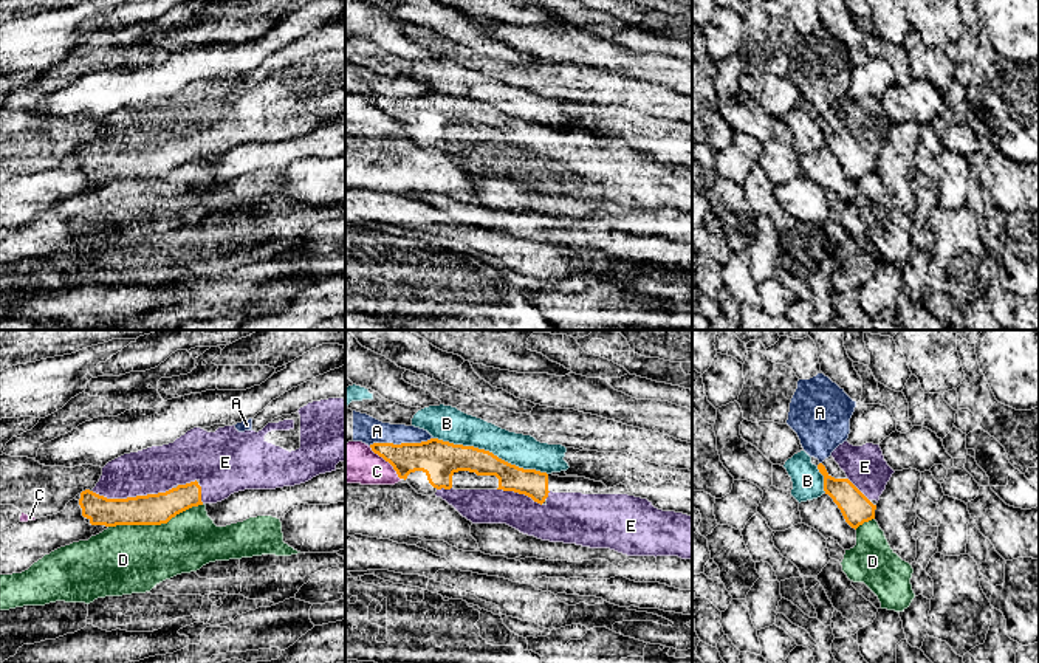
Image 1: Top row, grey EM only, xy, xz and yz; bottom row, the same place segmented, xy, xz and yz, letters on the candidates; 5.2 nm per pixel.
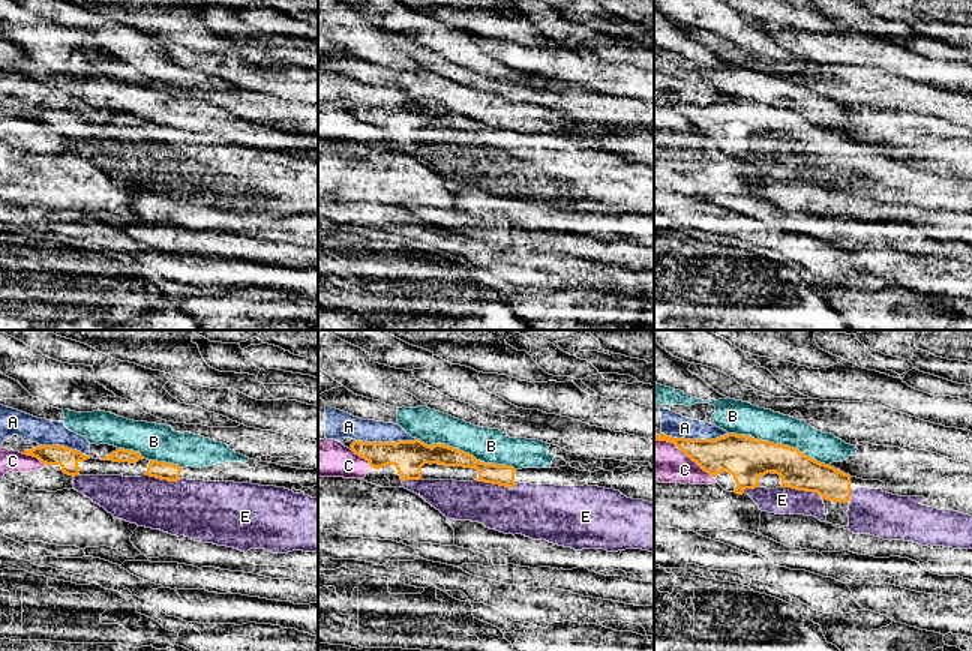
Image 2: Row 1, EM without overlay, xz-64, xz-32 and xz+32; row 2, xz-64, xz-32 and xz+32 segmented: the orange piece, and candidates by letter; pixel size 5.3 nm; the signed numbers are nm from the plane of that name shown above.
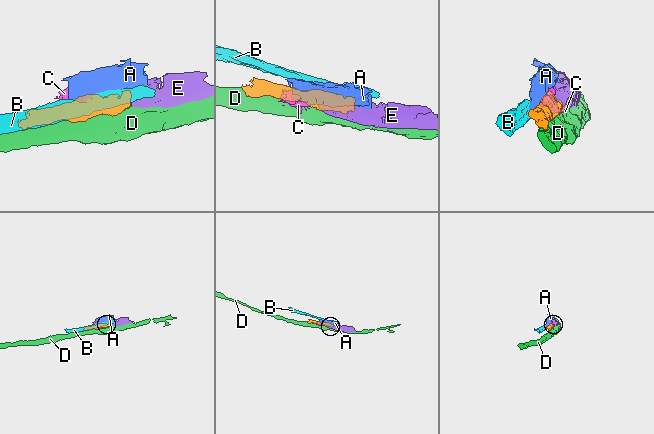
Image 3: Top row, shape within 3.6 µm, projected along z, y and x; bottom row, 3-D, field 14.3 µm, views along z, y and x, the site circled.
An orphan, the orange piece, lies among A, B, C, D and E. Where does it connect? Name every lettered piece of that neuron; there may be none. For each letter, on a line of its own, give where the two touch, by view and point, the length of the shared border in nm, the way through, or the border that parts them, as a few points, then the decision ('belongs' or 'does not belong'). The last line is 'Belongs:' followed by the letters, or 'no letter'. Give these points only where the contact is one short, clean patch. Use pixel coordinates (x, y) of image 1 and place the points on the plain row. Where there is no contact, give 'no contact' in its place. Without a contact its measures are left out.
A: contact xz (401, 96); length 340 nm; does not belong
B: contact xz (491, 106); length 600 nm; does not belong
C: contact xz (387, 113); length 240 nm; does not belong
D: contact xy (155, 177); length 500 nm; does not belong
E: contact xy (132, 151); length 420 nm; belongs
Belongs: E

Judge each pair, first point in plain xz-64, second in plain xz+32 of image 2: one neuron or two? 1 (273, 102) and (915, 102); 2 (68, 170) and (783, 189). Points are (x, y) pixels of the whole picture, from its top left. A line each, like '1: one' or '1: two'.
1: one
2: two

